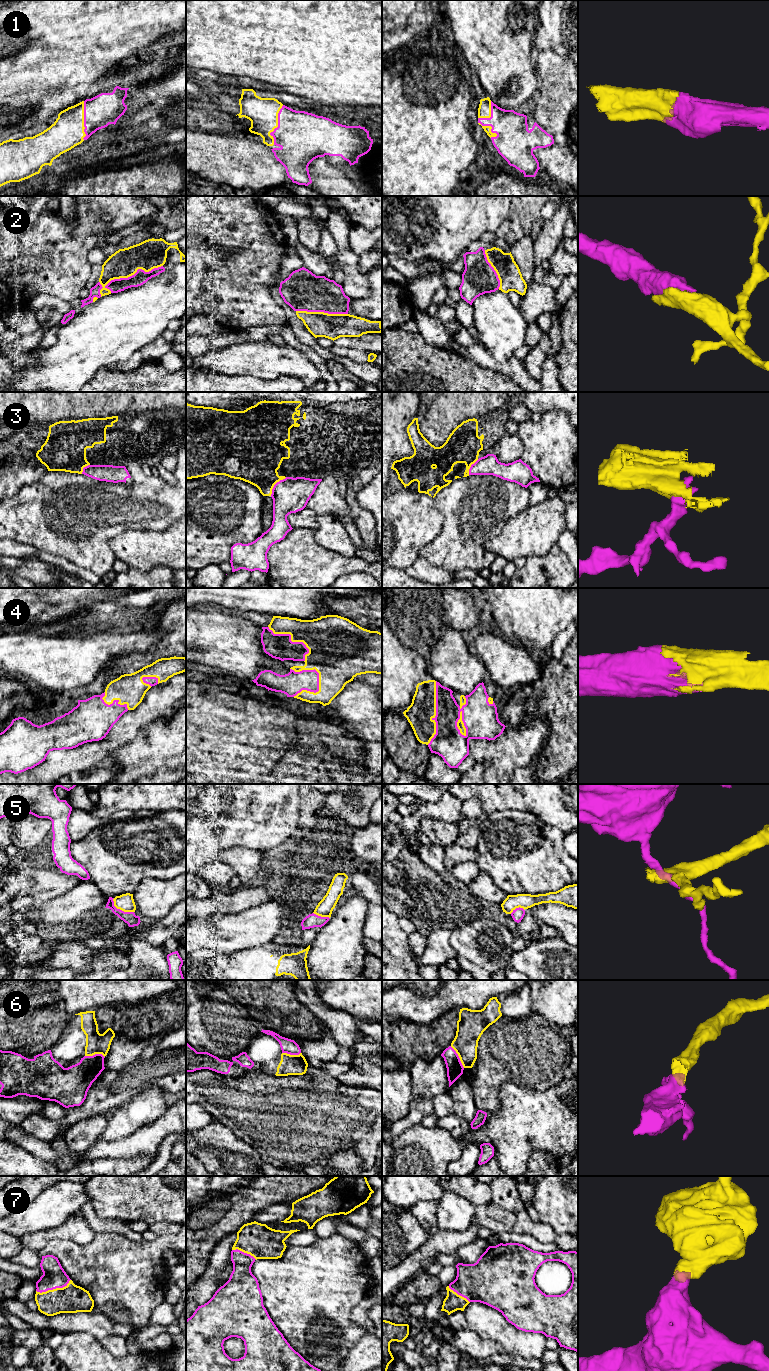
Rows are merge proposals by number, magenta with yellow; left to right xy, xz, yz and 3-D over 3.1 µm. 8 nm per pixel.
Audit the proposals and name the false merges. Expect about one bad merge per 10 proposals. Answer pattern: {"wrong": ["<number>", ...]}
{"wrong": ["3", "5"]}

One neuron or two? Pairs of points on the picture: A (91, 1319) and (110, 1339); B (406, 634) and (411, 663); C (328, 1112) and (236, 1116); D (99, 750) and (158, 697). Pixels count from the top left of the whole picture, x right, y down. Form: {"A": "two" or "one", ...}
{"A": "one", "B": "two", "C": "one", "D": "one"}

